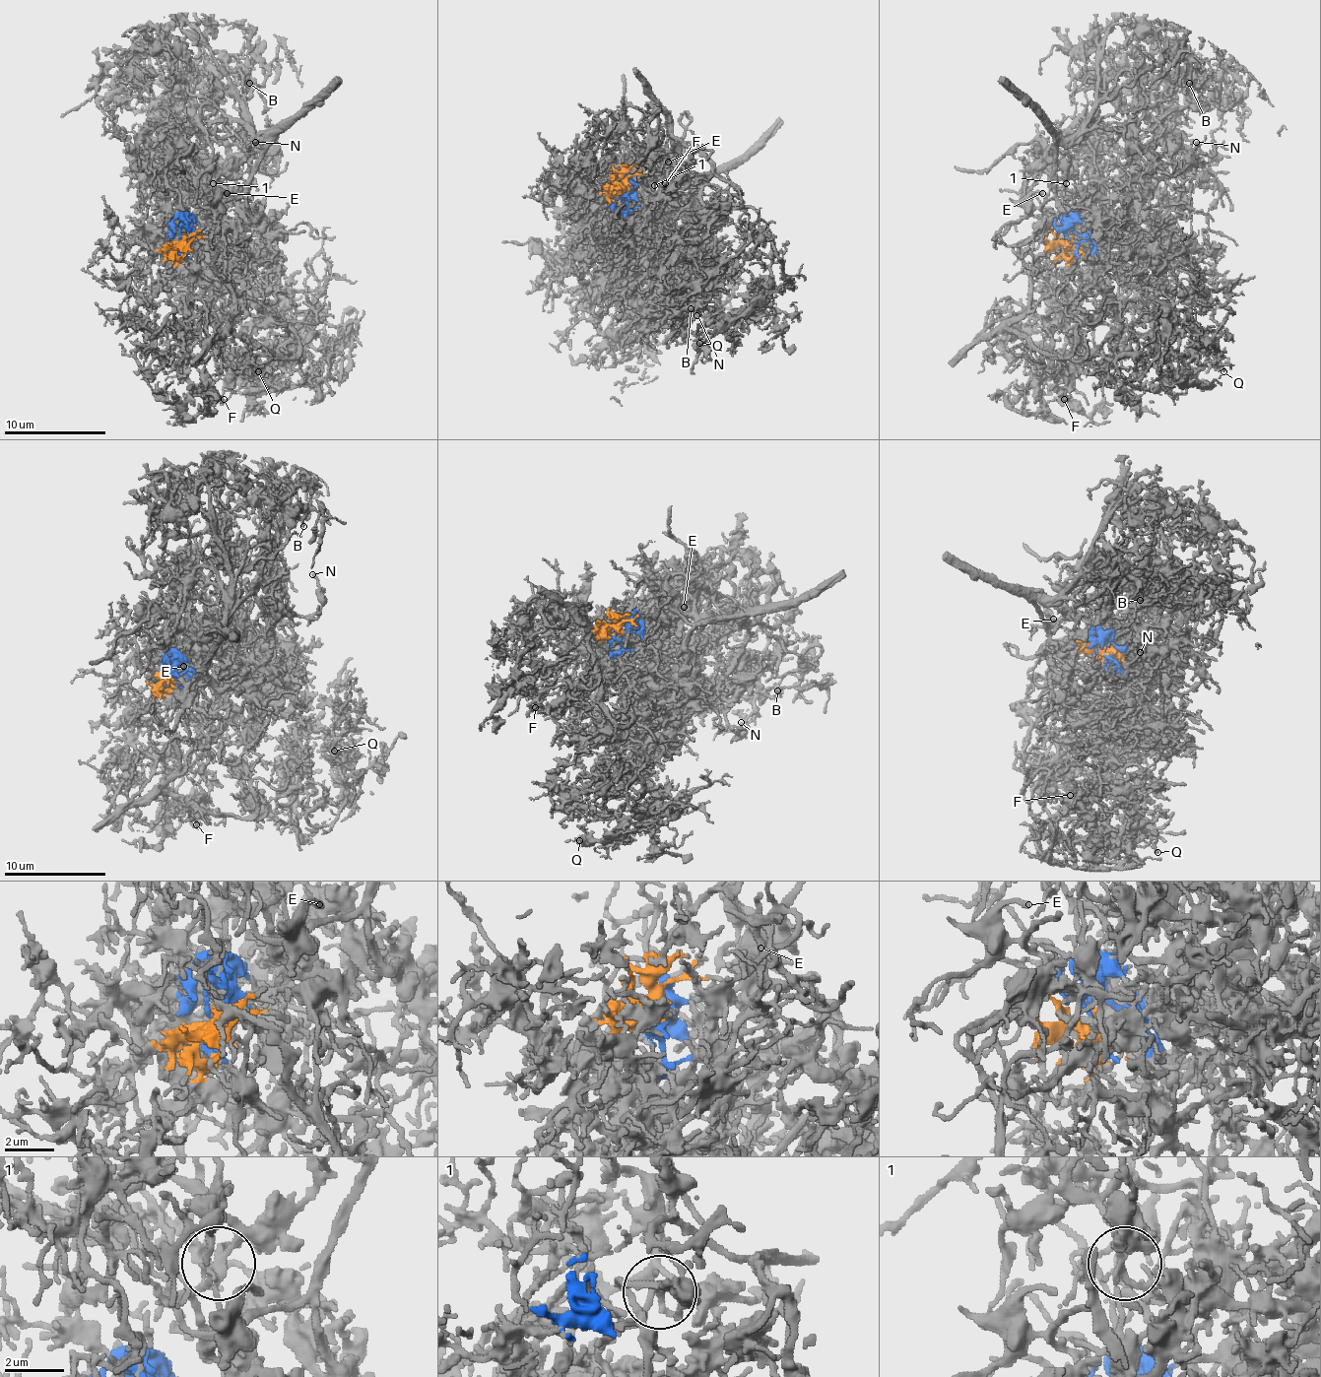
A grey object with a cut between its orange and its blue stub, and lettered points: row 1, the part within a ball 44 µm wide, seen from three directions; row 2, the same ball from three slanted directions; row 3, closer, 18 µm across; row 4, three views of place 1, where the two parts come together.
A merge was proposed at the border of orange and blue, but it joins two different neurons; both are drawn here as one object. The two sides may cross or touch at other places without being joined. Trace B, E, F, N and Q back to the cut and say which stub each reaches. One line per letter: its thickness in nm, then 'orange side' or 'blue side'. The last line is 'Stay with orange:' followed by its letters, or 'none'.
B: calibre 170 nm; blue side
E: calibre 190 nm; blue side
F: calibre 140 nm; orange side
N: calibre 170 nm; blue side
Q: calibre 180 nm; orange side
Stay with orange: F, Q

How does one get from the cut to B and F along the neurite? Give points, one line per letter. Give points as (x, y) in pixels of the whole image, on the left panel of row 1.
B: (183, 239), (188, 198), (244, 155), (244, 99), (268, 71), (255, 58), (250, 84)
F: (183, 239), (209, 252), (231, 293), (230, 326), (247, 341), (250, 361), (225, 400)

